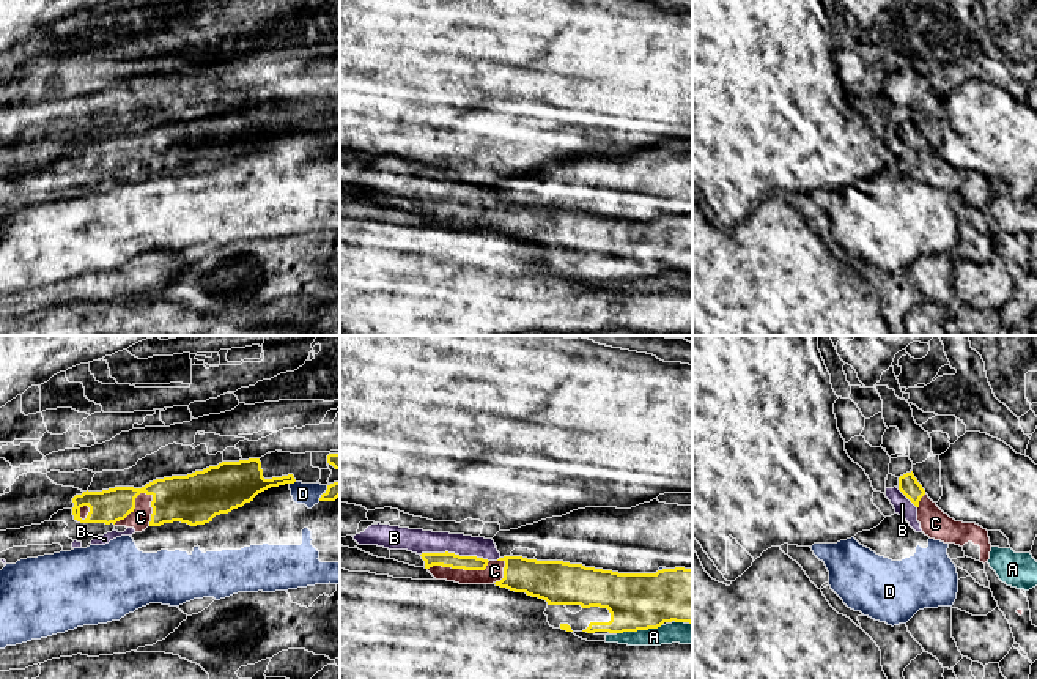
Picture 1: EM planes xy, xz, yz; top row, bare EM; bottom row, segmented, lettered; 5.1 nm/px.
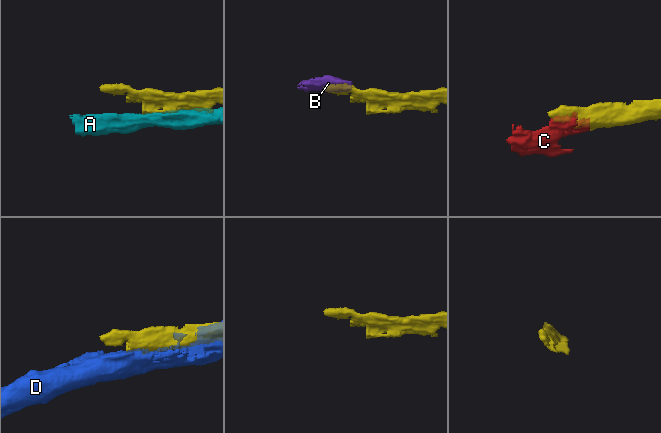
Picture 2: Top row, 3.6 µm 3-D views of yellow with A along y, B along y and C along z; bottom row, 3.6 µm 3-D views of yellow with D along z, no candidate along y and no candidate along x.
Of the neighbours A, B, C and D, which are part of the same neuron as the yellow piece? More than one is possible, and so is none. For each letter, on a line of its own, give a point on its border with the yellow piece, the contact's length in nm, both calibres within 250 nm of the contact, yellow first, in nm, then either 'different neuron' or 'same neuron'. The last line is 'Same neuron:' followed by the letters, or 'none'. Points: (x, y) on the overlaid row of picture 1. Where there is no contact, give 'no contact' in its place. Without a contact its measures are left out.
A: contact xz (639, 629); length 240 nm; calibres 280 and 110 nm; different neuron
B: contact xz (453, 553); length 360 nm; calibres 80 and 130 nm; different neuron
C: contact xy (134, 504); length 260 nm; calibres 240 and 100 nm; same neuron
D: contact xy (291, 482); length 40 nm; calibres 200 and 110 nm; different neuron
Same neuron: C

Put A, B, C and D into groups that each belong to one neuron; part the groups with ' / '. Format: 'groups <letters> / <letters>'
groups A / B / C / D

